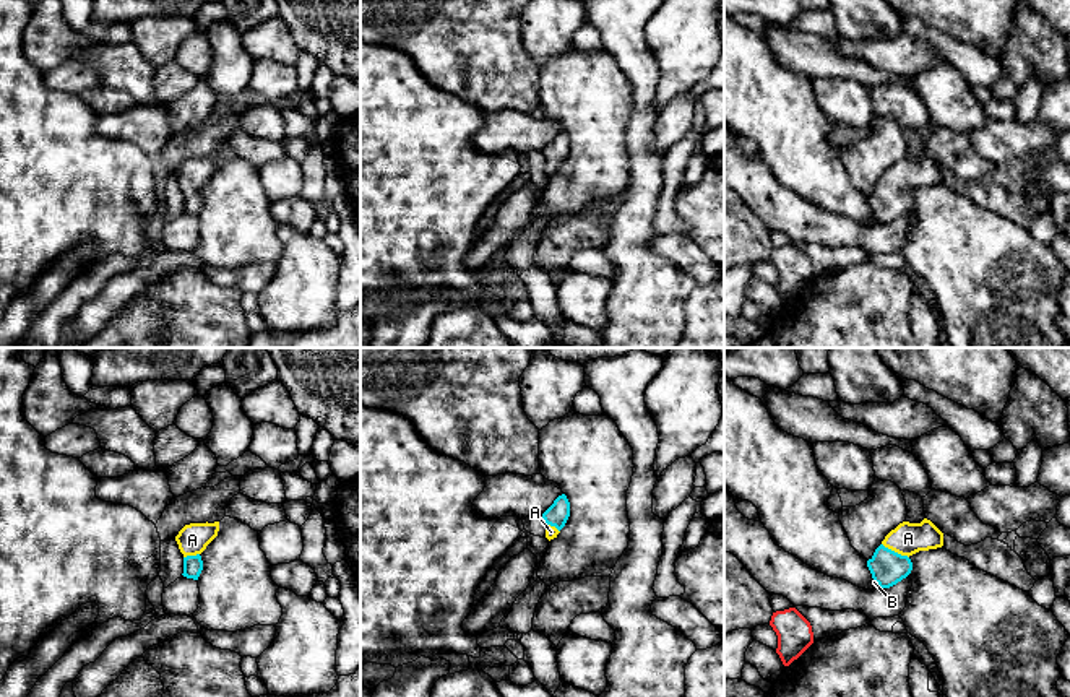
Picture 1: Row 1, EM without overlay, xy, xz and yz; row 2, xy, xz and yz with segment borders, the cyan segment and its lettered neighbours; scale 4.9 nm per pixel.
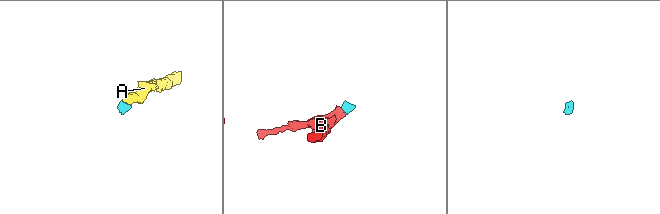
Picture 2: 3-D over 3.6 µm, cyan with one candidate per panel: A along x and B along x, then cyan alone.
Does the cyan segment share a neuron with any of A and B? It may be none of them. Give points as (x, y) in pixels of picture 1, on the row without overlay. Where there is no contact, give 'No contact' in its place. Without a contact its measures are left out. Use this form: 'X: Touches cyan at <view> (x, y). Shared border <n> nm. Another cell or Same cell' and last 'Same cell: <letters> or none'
A: Touches cyan at yz (893, 187). Shared border 150 nm. Same cell
B: Touches cyan at yz (877, 218). Shared border 50 nm. Same cell
Same cell: A, B

